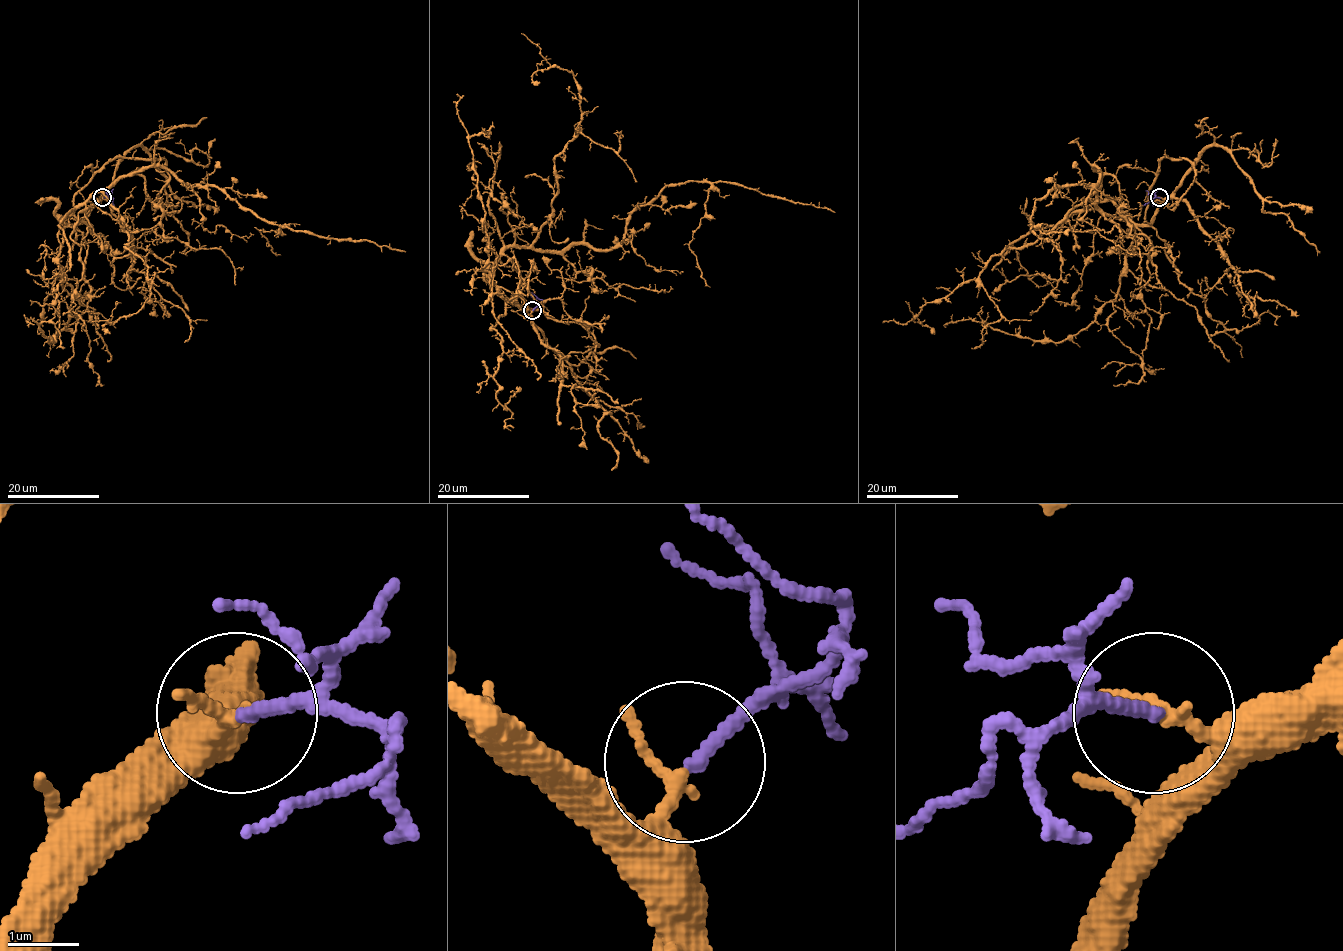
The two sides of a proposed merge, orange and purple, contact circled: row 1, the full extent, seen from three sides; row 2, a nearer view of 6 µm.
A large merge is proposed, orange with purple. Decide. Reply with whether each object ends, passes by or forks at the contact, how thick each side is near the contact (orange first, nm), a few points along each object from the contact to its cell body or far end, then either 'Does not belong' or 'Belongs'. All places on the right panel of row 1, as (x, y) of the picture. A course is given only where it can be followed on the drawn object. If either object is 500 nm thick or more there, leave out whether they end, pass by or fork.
At the ring orange passes by. At the ring purple ends. Thickness 150 nm (orange) against 190 nm. Course of orange: (1160, 197), (1136, 224), (1097, 205), (1094, 166), (1096, 183), (1054, 187), (1035, 201), (1031, 230), (1062, 252). Course of purple: (1159, 197), (1141, 204). Belongs

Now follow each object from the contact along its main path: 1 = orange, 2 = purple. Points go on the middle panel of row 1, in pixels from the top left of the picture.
1: (532, 311), (492, 281), (495, 260), (508, 247), (611, 249), (625, 219), (666, 186), (737, 182), (834, 212)
2: (532, 310), (542, 300), (530, 291)

